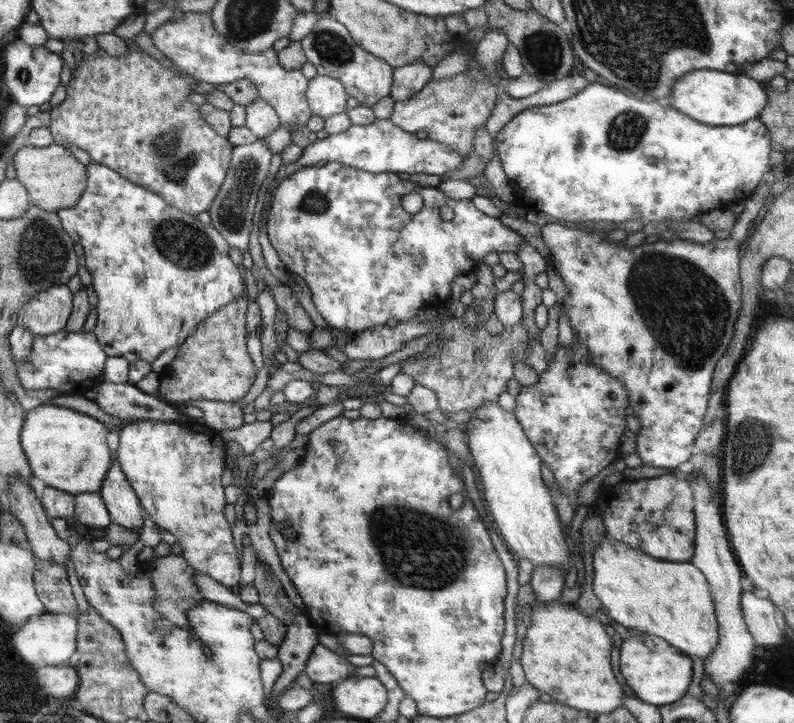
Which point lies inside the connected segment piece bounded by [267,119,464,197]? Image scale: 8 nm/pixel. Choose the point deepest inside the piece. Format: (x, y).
(381, 147)

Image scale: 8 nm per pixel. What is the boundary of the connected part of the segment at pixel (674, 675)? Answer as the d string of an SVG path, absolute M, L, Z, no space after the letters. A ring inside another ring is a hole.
M636 632L623 640L620 646L620 672L638 699L661 707L680 700L690 682L692 682L692 660L680 654L678 649L670 646L666 640L655 635L636 636Z

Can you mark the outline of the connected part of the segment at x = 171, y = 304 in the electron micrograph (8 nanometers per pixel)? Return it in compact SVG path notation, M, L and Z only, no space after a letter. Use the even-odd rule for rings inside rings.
M106 165L87 166L87 190L75 208L58 210L62 227L85 252L84 266L92 275L98 297L97 323L94 333L108 356L118 356L129 363L134 360L154 362L168 348L180 348L196 327L216 311L223 310L244 294L242 274L228 256L228 240L219 229L202 224L190 213L167 204L163 196L128 181Z

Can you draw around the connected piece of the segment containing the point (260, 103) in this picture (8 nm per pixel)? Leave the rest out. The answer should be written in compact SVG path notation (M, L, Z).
M259 98L245 106L246 128L249 128L256 137L264 140L280 126L279 115L267 100Z

